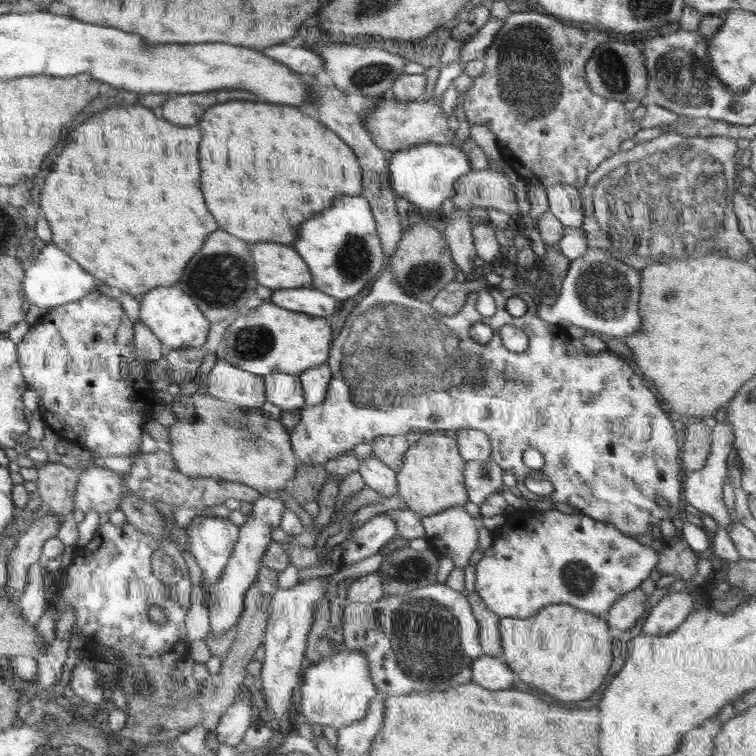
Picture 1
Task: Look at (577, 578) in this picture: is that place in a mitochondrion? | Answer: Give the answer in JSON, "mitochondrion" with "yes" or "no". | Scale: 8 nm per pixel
{"mitochondrion":"yes"}

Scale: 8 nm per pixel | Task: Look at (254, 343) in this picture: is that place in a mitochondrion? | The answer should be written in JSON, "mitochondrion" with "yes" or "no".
{"mitochondrion":"yes"}

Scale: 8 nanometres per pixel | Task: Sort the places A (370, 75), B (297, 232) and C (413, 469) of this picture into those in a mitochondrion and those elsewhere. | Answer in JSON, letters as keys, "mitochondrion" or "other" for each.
{"A":"mitochondrion","B":"other","C":"other"}

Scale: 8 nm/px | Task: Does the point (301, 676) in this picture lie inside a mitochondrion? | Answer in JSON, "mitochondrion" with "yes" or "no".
{"mitochondrion":"no"}

